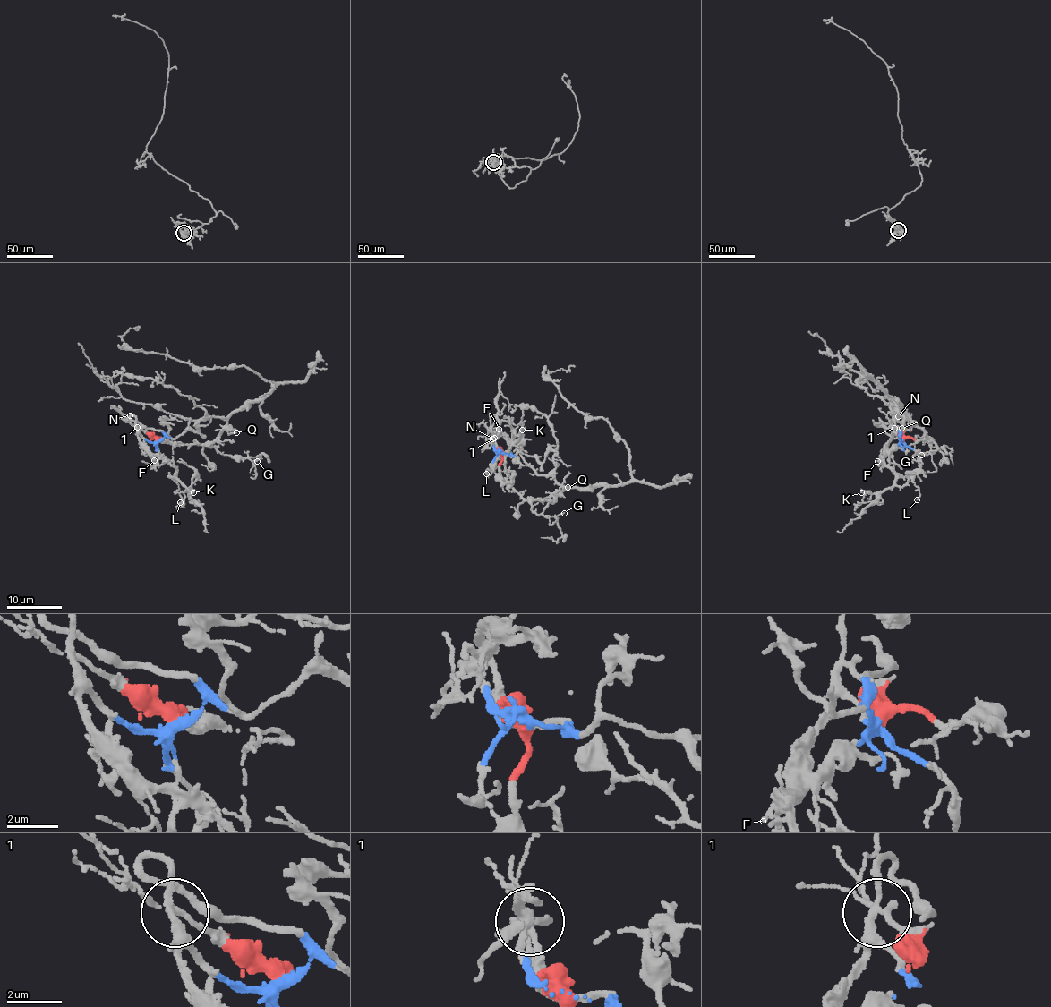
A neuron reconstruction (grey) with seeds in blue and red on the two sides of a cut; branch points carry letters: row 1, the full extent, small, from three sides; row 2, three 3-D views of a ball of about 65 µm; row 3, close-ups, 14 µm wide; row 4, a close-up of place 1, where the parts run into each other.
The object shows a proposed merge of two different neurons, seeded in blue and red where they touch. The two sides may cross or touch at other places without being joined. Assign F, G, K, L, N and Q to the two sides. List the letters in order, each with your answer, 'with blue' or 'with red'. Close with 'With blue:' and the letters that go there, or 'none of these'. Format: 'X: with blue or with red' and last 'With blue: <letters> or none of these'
F: with blue
G: with red
K: with blue
L: with blue
N: with blue
Q: with red
With blue: F, K, L, N

